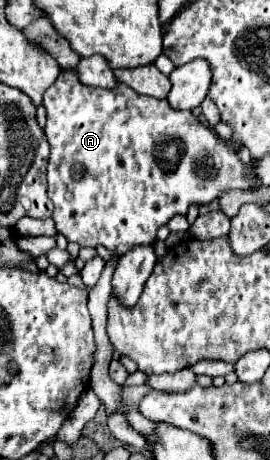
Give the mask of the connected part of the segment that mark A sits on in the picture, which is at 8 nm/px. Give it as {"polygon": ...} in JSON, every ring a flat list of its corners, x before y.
{"polygon":[[62,70,58,80,44,92,44,106,46,106,46,114,48,114,48,122,44,126,44,132,48,136,50,142,50,158,48,158,48,196,54,202,54,212,52,218,56,222,56,230,62,232,68,242,78,242,80,246,88,246,88,248,96,248,98,244,106,246,108,250,116,250,118,254,128,252,130,248,138,246,138,244,152,244,156,240,156,232,162,224,166,224,172,216,176,214,186,214,190,204,208,204,212,200,216,200,222,192,226,190,250,190,250,182,244,176,244,166,240,162,240,158,236,156,236,152,222,142,210,128,206,128,202,122,198,122,196,116,192,116,192,112,188,110,174,110,168,100,156,100,150,96,140,96,134,90,130,90,126,84,118,84,114,90,106,90,106,88,94,88,94,86,86,86,78,80,78,72,72,70]]}

